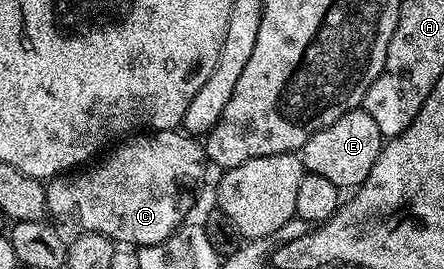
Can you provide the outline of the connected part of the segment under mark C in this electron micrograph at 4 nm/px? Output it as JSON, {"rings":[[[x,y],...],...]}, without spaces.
{"rings":[[[173,129],[136,133],[125,138],[120,145],[117,151],[109,150],[99,162],[92,165],[97,167],[89,166],[87,169],[51,180],[46,187],[48,212],[53,220],[65,219],[70,226],[80,227],[76,229],[81,232],[105,235],[117,245],[133,243],[133,248],[139,249],[166,241],[166,237],[175,233],[192,211],[192,202],[196,199],[196,186],[204,175],[204,167],[206,168],[206,156],[201,140],[183,130]]]}

